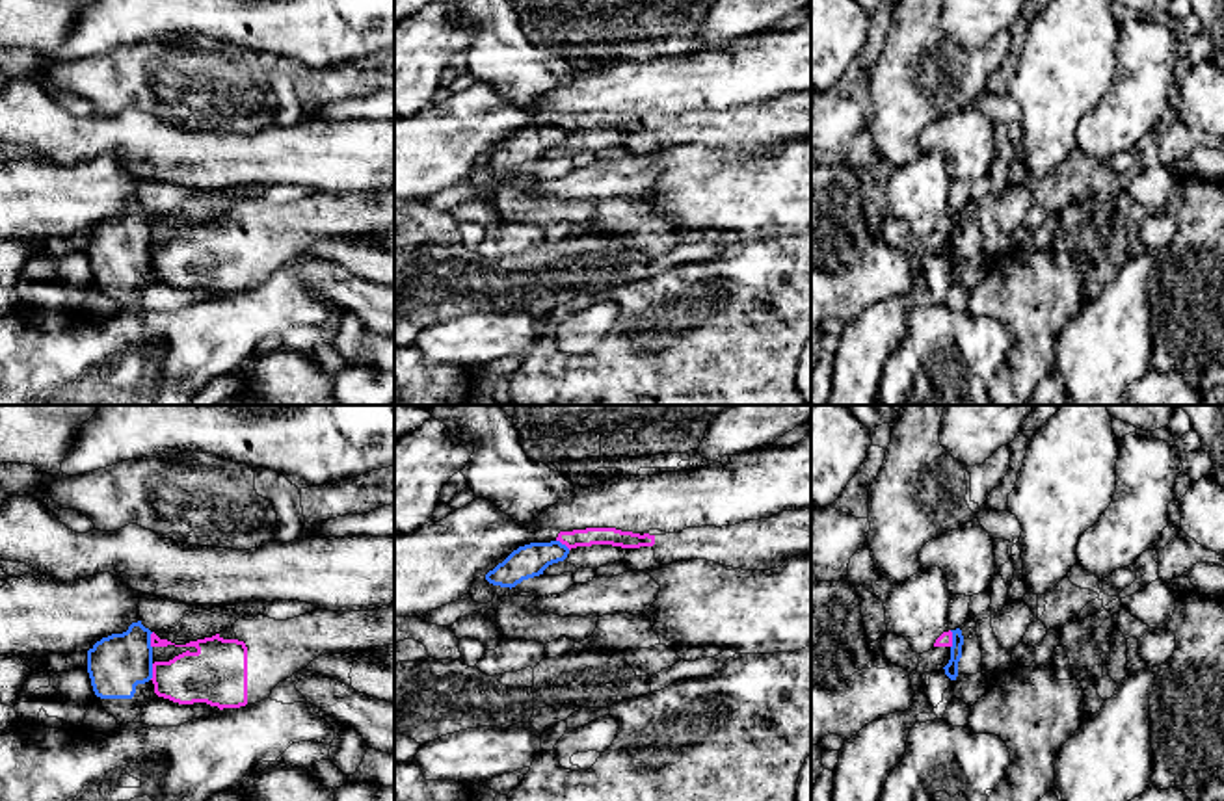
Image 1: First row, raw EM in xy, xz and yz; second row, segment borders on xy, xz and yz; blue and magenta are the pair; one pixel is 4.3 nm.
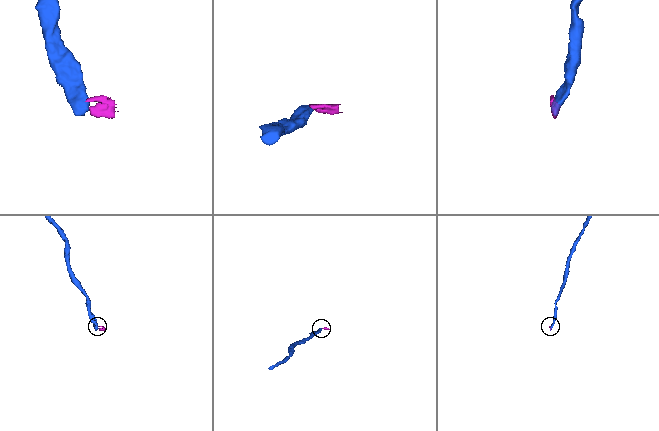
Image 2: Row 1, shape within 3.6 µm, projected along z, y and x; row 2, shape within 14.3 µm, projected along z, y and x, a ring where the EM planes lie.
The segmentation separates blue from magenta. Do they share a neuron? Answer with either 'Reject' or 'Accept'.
Reject

